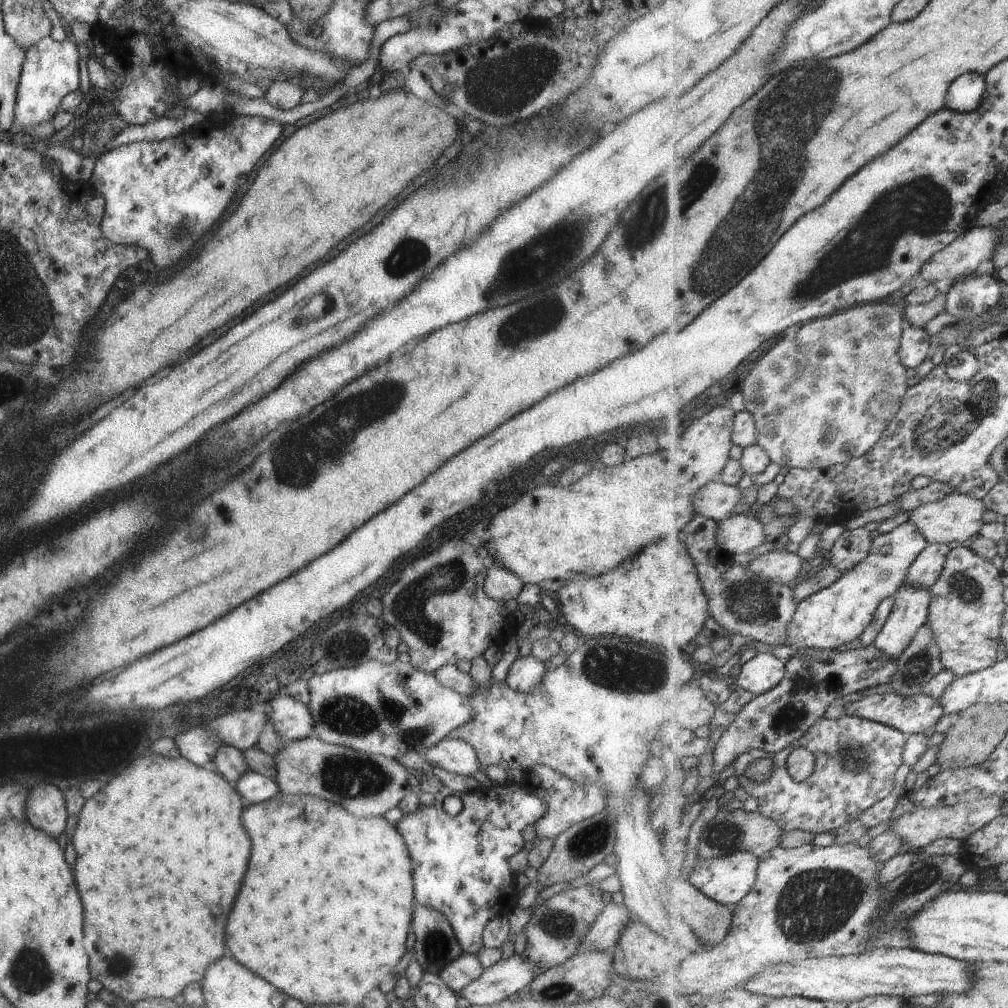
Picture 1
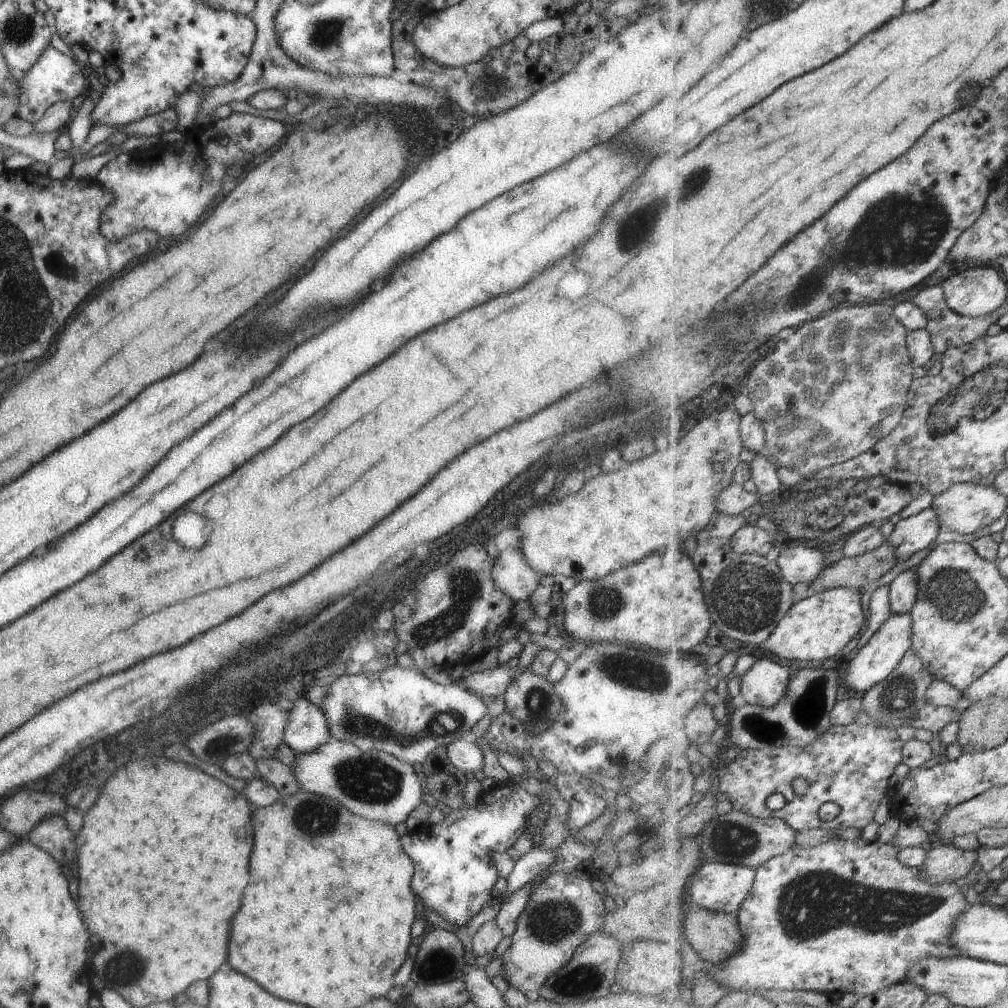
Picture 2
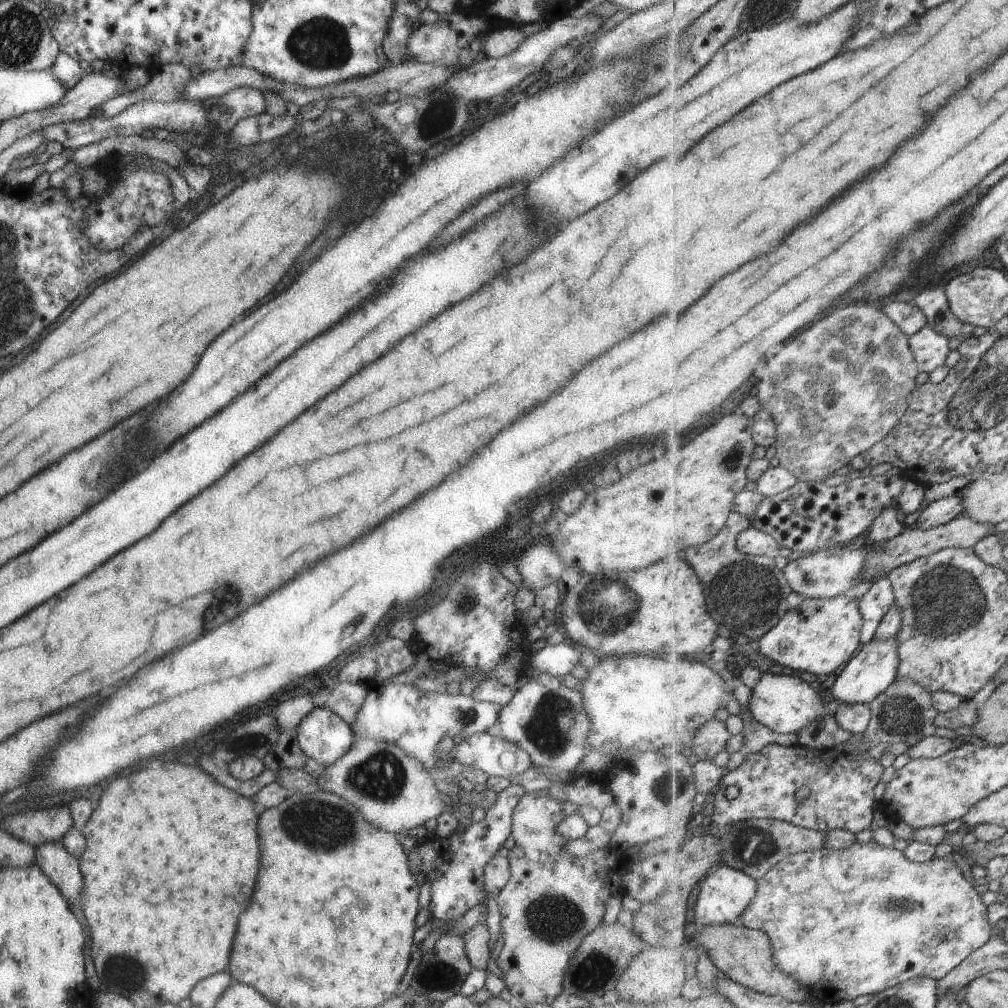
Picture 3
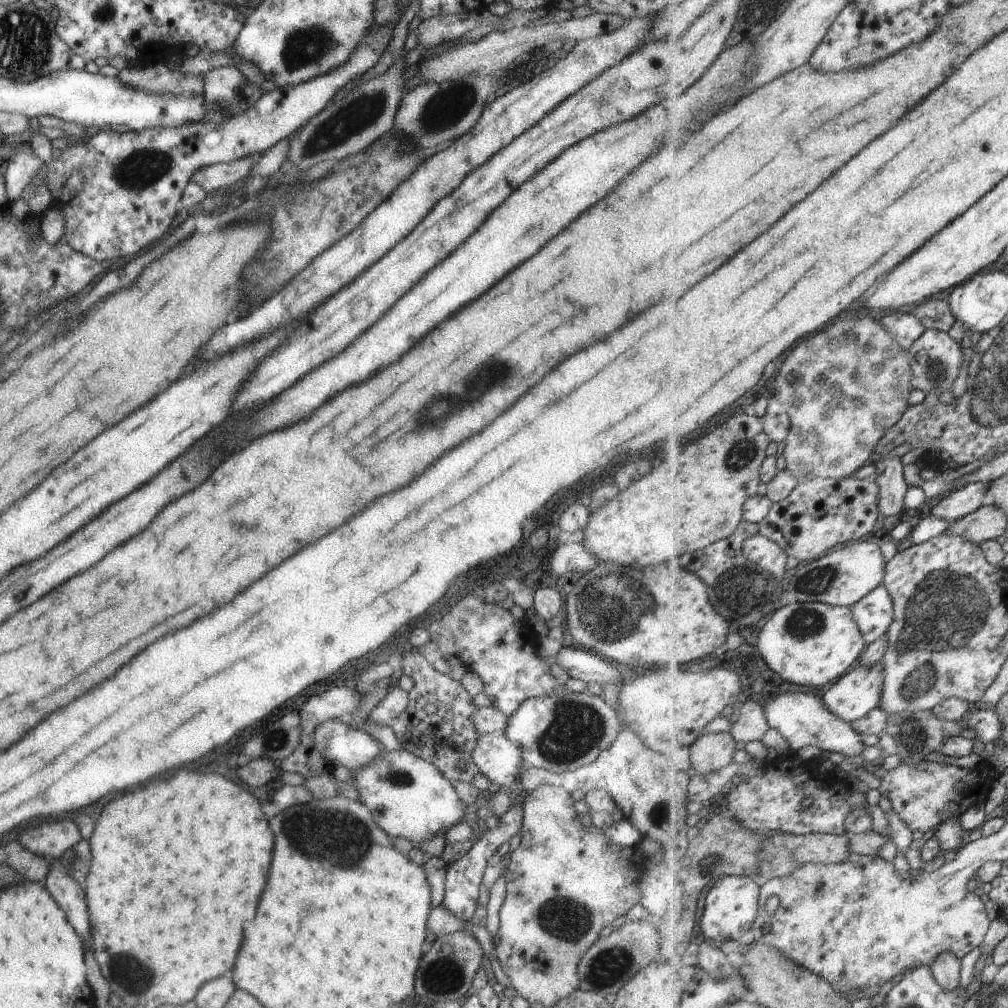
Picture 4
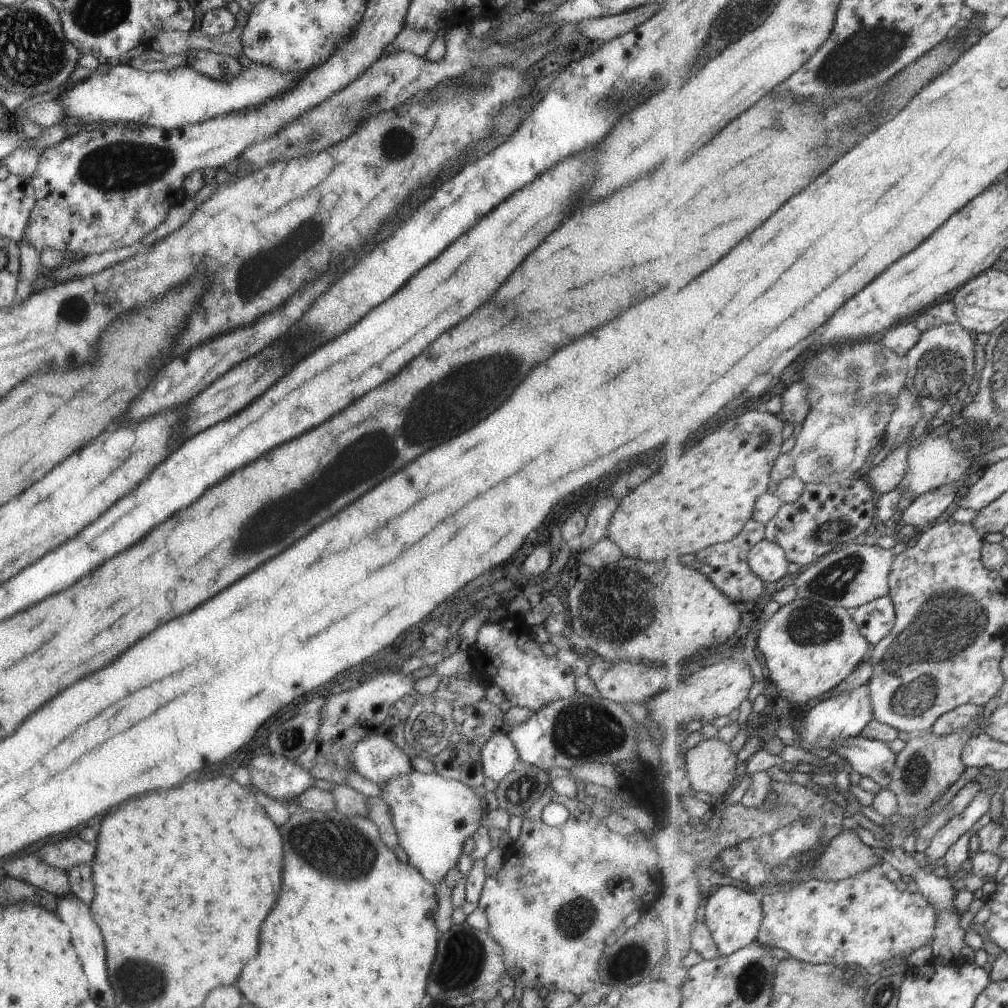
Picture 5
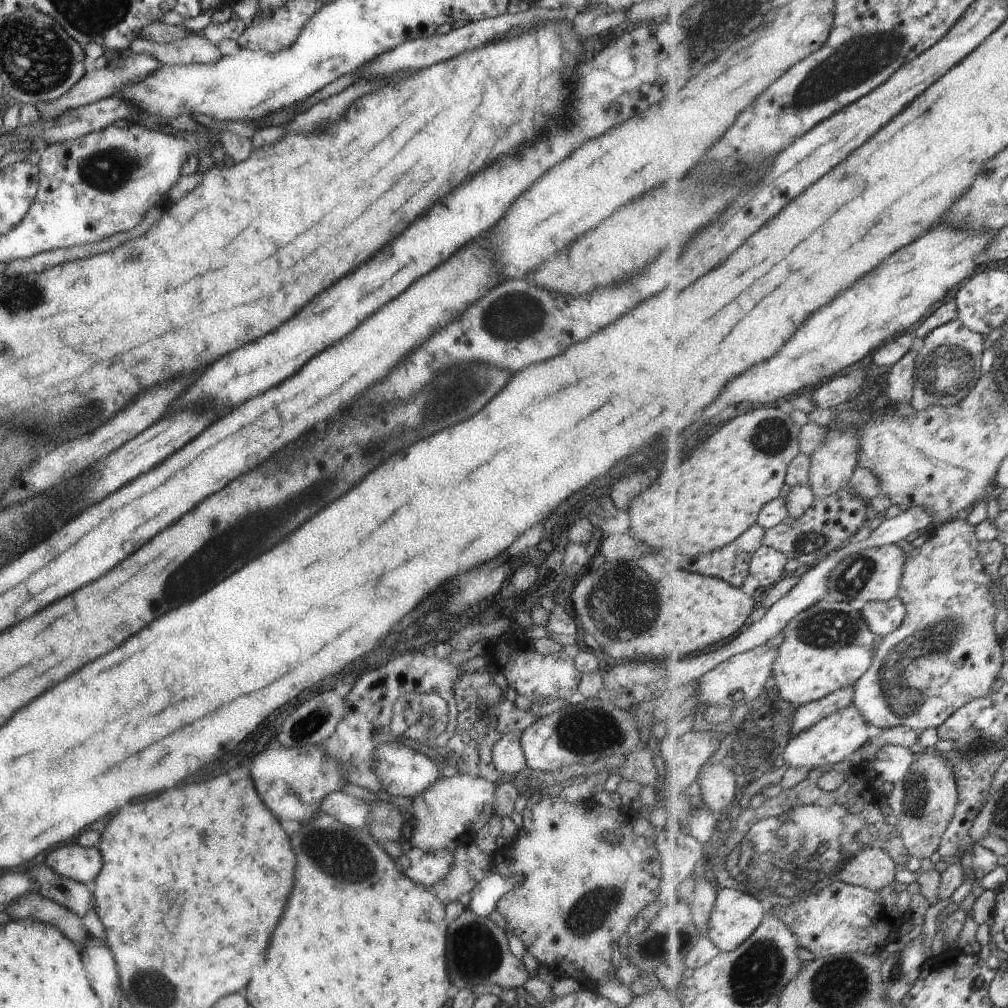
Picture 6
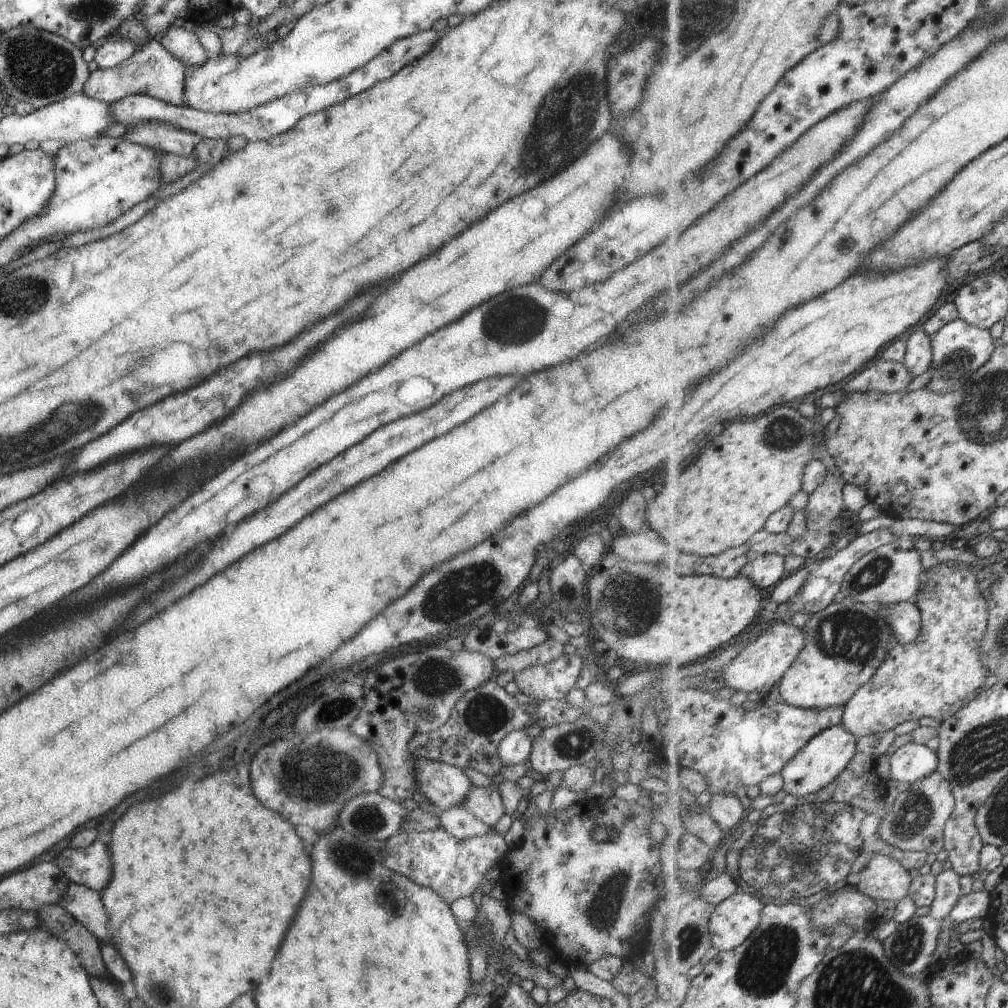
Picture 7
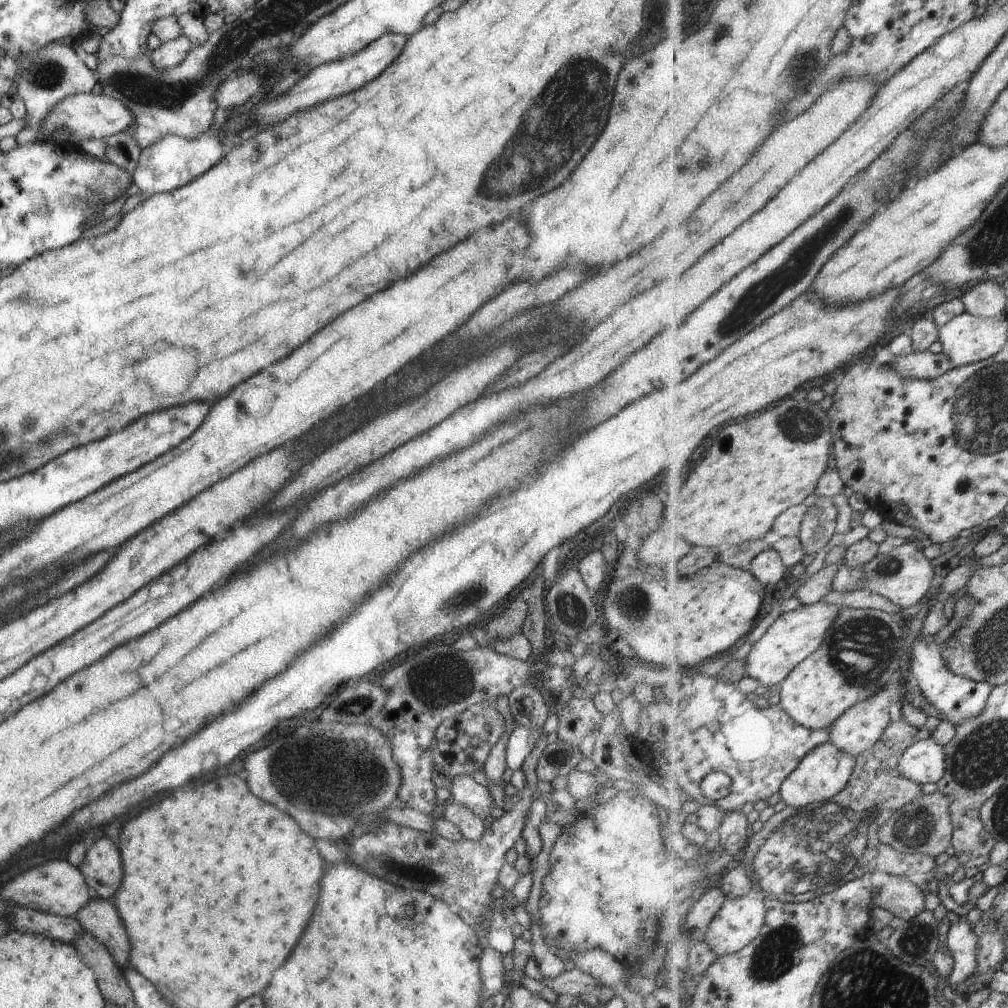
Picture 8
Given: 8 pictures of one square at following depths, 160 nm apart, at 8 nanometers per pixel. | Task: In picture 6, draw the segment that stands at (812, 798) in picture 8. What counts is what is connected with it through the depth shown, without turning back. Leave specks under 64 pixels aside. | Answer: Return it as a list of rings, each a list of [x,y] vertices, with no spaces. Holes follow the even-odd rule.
[[[852,703],[843,711],[827,716],[807,731],[802,731],[800,735],[789,740],[786,748],[782,750],[784,763],[789,768],[804,768],[808,773],[813,772],[815,768],[826,770],[833,764],[843,762],[845,758],[851,759],[864,745],[869,744],[869,726],[862,712]]]

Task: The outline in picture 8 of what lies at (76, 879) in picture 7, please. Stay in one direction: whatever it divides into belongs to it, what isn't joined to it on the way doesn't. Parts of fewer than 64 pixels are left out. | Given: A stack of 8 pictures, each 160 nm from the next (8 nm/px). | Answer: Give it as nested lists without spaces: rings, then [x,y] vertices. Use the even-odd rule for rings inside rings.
[[[99,838],[91,846],[87,846],[77,869],[83,875],[91,897],[113,901],[123,872],[119,850],[111,840]]]

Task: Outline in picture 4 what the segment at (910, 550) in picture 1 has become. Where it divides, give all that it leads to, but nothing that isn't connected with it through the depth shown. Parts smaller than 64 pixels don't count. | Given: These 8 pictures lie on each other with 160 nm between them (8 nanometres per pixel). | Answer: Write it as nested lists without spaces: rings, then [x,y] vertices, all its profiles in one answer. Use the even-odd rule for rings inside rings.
[[[973,483],[944,495],[934,503],[931,514],[954,523],[977,512],[981,507],[993,505],[994,502],[993,496],[989,494],[987,483]],[[791,602],[772,614],[760,631],[756,648],[771,670],[786,682],[823,688],[852,671],[867,646],[851,607],[819,602]]]

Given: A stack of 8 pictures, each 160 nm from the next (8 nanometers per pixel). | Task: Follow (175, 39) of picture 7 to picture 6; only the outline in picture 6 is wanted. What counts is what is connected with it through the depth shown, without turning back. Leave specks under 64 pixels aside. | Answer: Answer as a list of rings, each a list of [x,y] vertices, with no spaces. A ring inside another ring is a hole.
[[[188,33],[181,40],[151,43],[143,38],[135,38],[126,52],[147,52],[155,56],[163,66],[179,66],[191,63],[215,62],[221,58],[214,39],[197,33]]]

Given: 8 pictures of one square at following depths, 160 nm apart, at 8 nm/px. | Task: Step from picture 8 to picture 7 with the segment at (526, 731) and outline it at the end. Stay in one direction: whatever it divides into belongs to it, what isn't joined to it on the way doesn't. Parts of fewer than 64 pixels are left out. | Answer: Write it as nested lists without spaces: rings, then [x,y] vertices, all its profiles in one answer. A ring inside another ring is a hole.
[[[511,729],[497,744],[496,757],[506,765],[526,762],[531,752],[531,731],[526,729]]]

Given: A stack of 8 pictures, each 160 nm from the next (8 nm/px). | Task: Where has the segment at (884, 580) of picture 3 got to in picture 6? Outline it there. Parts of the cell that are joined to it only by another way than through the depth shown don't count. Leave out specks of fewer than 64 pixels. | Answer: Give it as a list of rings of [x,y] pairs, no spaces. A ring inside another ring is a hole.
[[[898,597],[891,601],[867,603],[860,612],[869,629],[879,639],[899,630],[908,616],[907,606]]]

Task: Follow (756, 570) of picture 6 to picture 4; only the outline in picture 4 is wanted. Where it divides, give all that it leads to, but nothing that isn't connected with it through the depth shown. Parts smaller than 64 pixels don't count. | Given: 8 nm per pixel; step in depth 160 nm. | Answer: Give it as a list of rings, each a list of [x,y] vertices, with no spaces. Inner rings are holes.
[[[760,532],[746,540],[744,552],[749,560],[755,561],[780,580],[785,574],[787,554],[774,540],[763,536]]]

